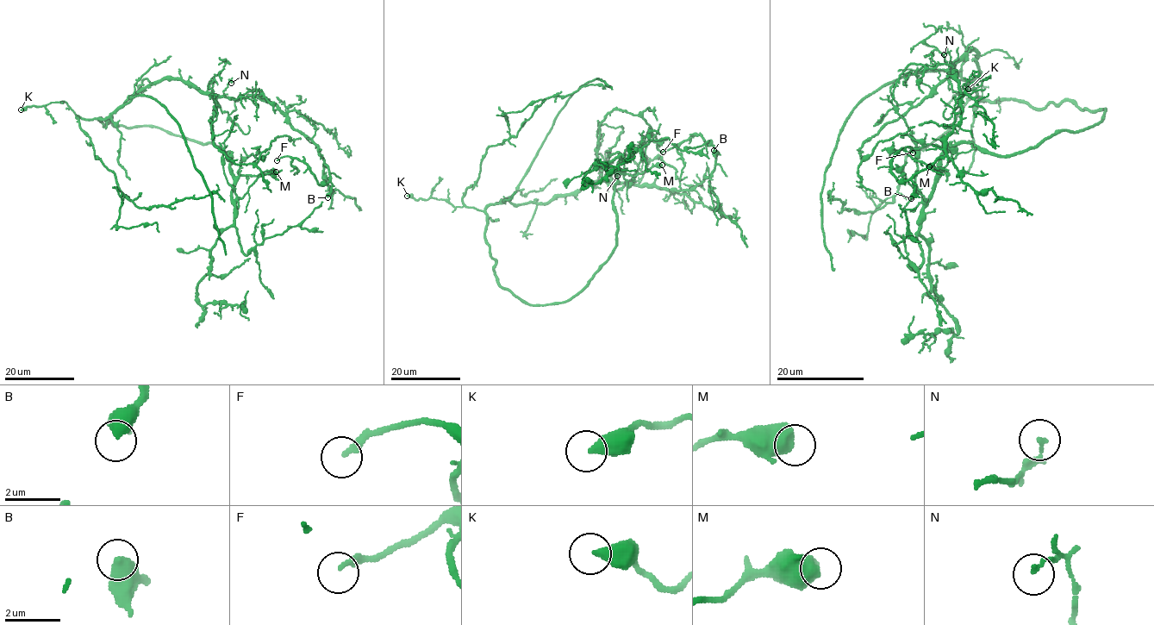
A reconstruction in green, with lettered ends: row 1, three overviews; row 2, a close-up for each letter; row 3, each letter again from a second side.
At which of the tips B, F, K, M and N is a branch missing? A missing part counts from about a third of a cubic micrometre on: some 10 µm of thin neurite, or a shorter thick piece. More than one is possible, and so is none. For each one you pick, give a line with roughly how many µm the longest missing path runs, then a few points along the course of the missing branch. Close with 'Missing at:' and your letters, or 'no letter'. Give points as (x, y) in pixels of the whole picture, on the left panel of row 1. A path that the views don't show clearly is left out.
F: missing 10 µm
M: missing 10 µm; course (276, 171), (285, 157), (291, 158)
Missing at: F, M

